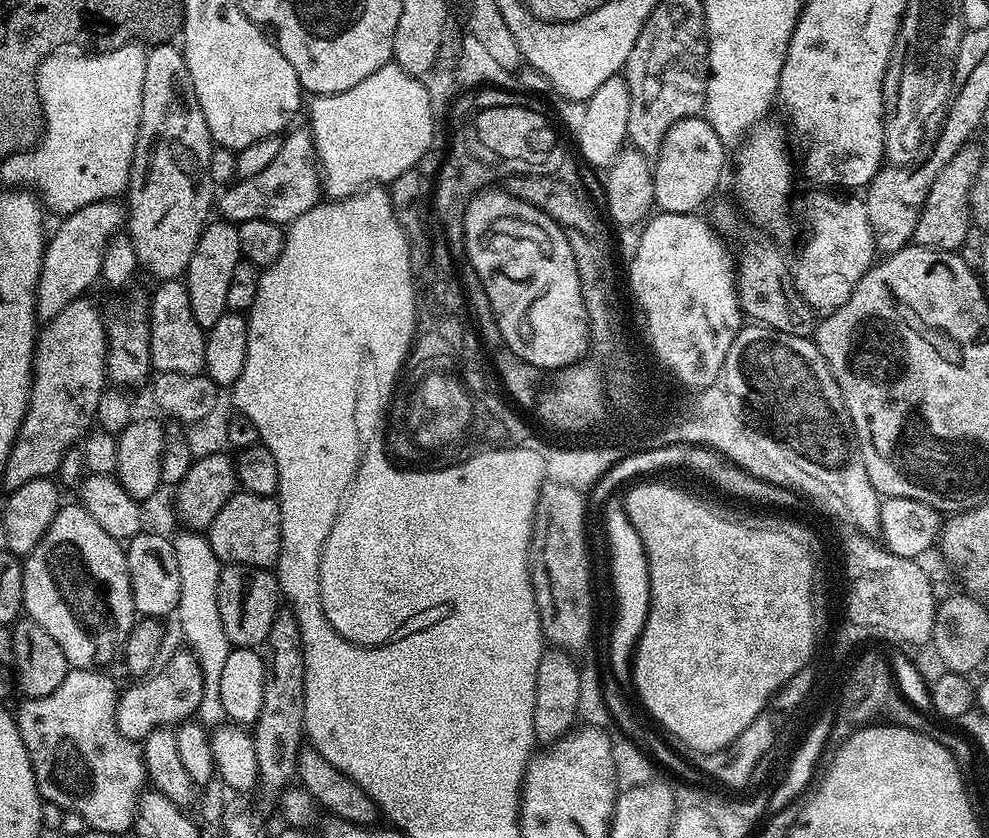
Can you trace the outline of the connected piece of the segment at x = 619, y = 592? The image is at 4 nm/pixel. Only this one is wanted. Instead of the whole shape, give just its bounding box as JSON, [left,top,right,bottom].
[602,496,649,688]

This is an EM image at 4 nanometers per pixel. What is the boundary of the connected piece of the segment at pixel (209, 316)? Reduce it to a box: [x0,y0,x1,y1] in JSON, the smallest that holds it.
[186,218,242,328]

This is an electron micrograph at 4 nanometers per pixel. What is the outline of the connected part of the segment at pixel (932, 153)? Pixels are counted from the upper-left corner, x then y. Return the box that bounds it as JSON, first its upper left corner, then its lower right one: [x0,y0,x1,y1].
[863,128,972,254]

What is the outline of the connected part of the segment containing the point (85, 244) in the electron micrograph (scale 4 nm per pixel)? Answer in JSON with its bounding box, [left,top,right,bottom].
[36,199,126,322]

